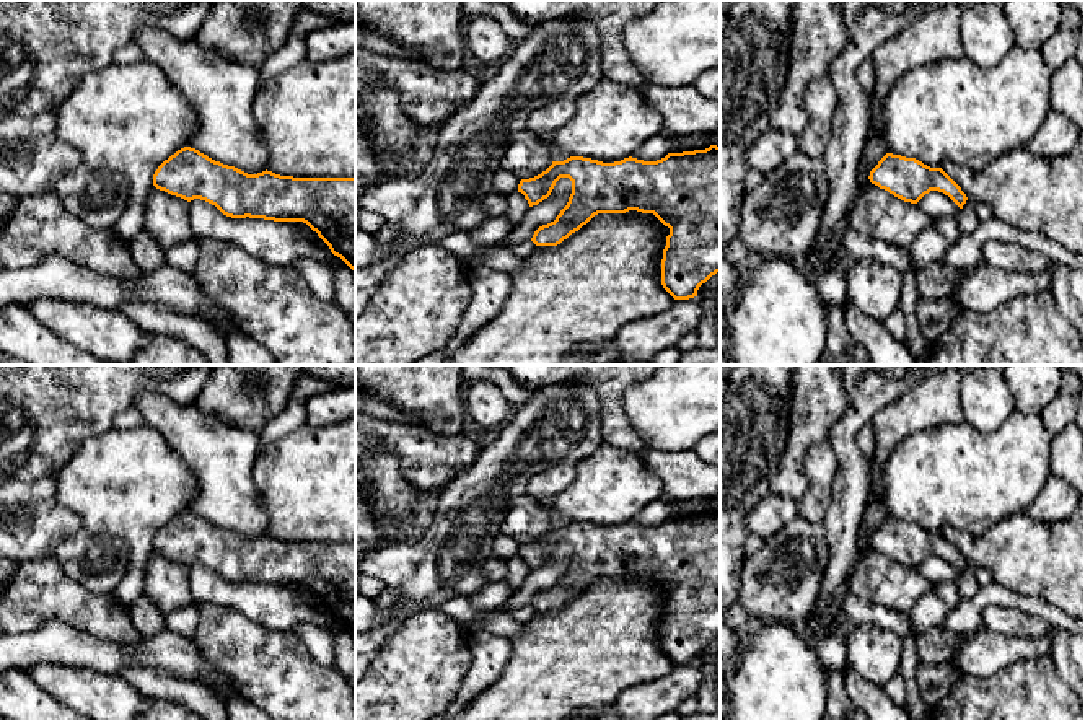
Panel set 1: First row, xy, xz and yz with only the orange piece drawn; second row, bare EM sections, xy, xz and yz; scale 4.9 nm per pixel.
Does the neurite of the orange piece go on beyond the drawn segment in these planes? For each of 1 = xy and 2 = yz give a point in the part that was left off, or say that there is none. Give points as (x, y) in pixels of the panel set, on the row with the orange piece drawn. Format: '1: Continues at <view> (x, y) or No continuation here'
1: Continues at xy (165, 217)
2: Continues at yz (877, 214)

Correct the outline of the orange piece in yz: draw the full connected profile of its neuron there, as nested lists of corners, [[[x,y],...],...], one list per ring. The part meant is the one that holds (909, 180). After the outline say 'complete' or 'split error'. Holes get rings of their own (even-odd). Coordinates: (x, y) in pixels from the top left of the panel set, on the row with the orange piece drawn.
[[[886,153],[870,171],[868,179],[862,181],[846,213],[846,223],[872,239],[909,249],[919,233],[933,222],[916,205],[930,191],[943,192],[960,209],[968,200],[942,168]]]; split error

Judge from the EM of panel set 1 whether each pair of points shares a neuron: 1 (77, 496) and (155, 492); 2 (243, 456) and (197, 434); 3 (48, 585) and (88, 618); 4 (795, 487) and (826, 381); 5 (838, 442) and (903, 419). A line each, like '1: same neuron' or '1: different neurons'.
1: same neuron
2: same neuron
3: same neuron
4: same neuron
5: different neurons

